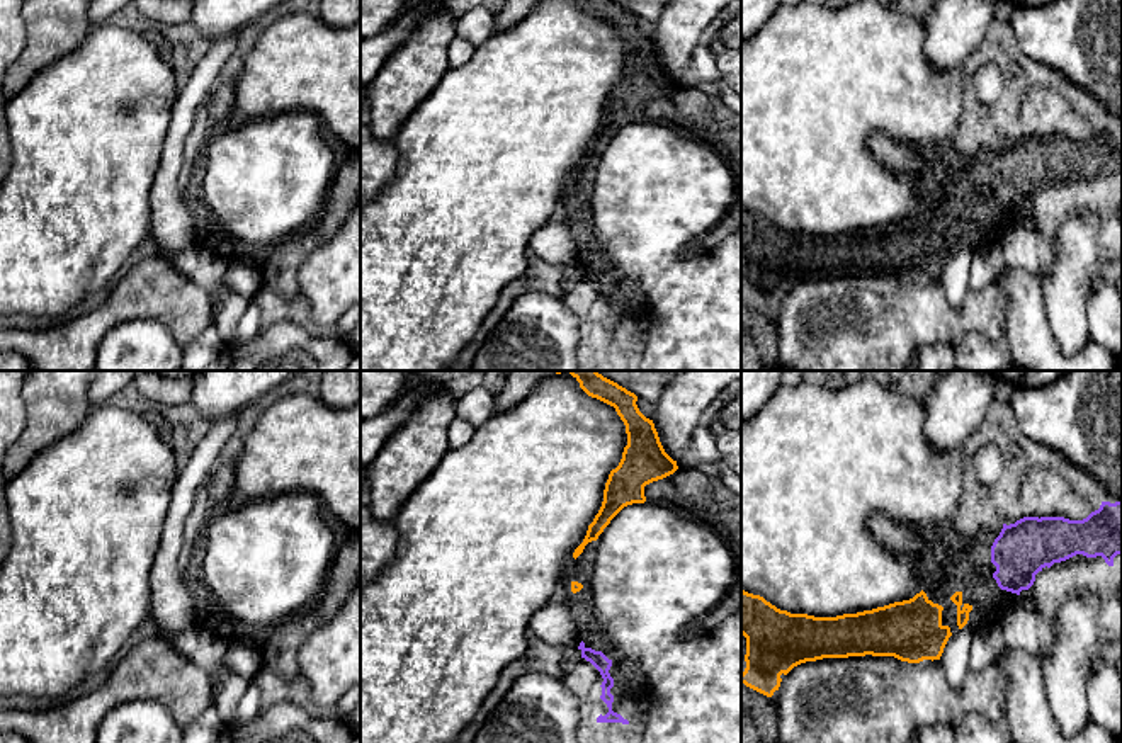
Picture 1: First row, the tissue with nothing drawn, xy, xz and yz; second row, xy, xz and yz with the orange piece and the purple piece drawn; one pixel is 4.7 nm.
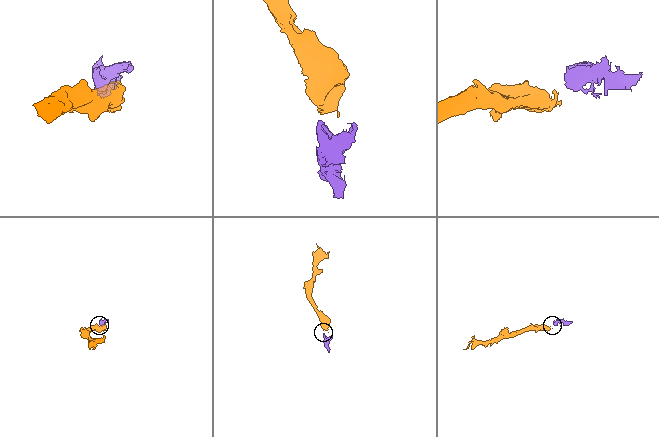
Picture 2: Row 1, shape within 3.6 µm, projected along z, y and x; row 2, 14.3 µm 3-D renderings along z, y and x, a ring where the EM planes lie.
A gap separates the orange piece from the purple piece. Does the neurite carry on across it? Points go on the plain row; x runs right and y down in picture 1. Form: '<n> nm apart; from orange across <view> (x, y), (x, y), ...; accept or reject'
160 nm apart; from orange across yz (971, 225), (998, 204); accept

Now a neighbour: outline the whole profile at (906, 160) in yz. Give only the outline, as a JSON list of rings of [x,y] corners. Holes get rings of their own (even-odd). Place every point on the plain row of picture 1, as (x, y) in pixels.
[[[882,133],[872,134],[869,146],[881,163],[901,175],[915,177],[928,167],[928,156],[923,150],[896,143]]]

